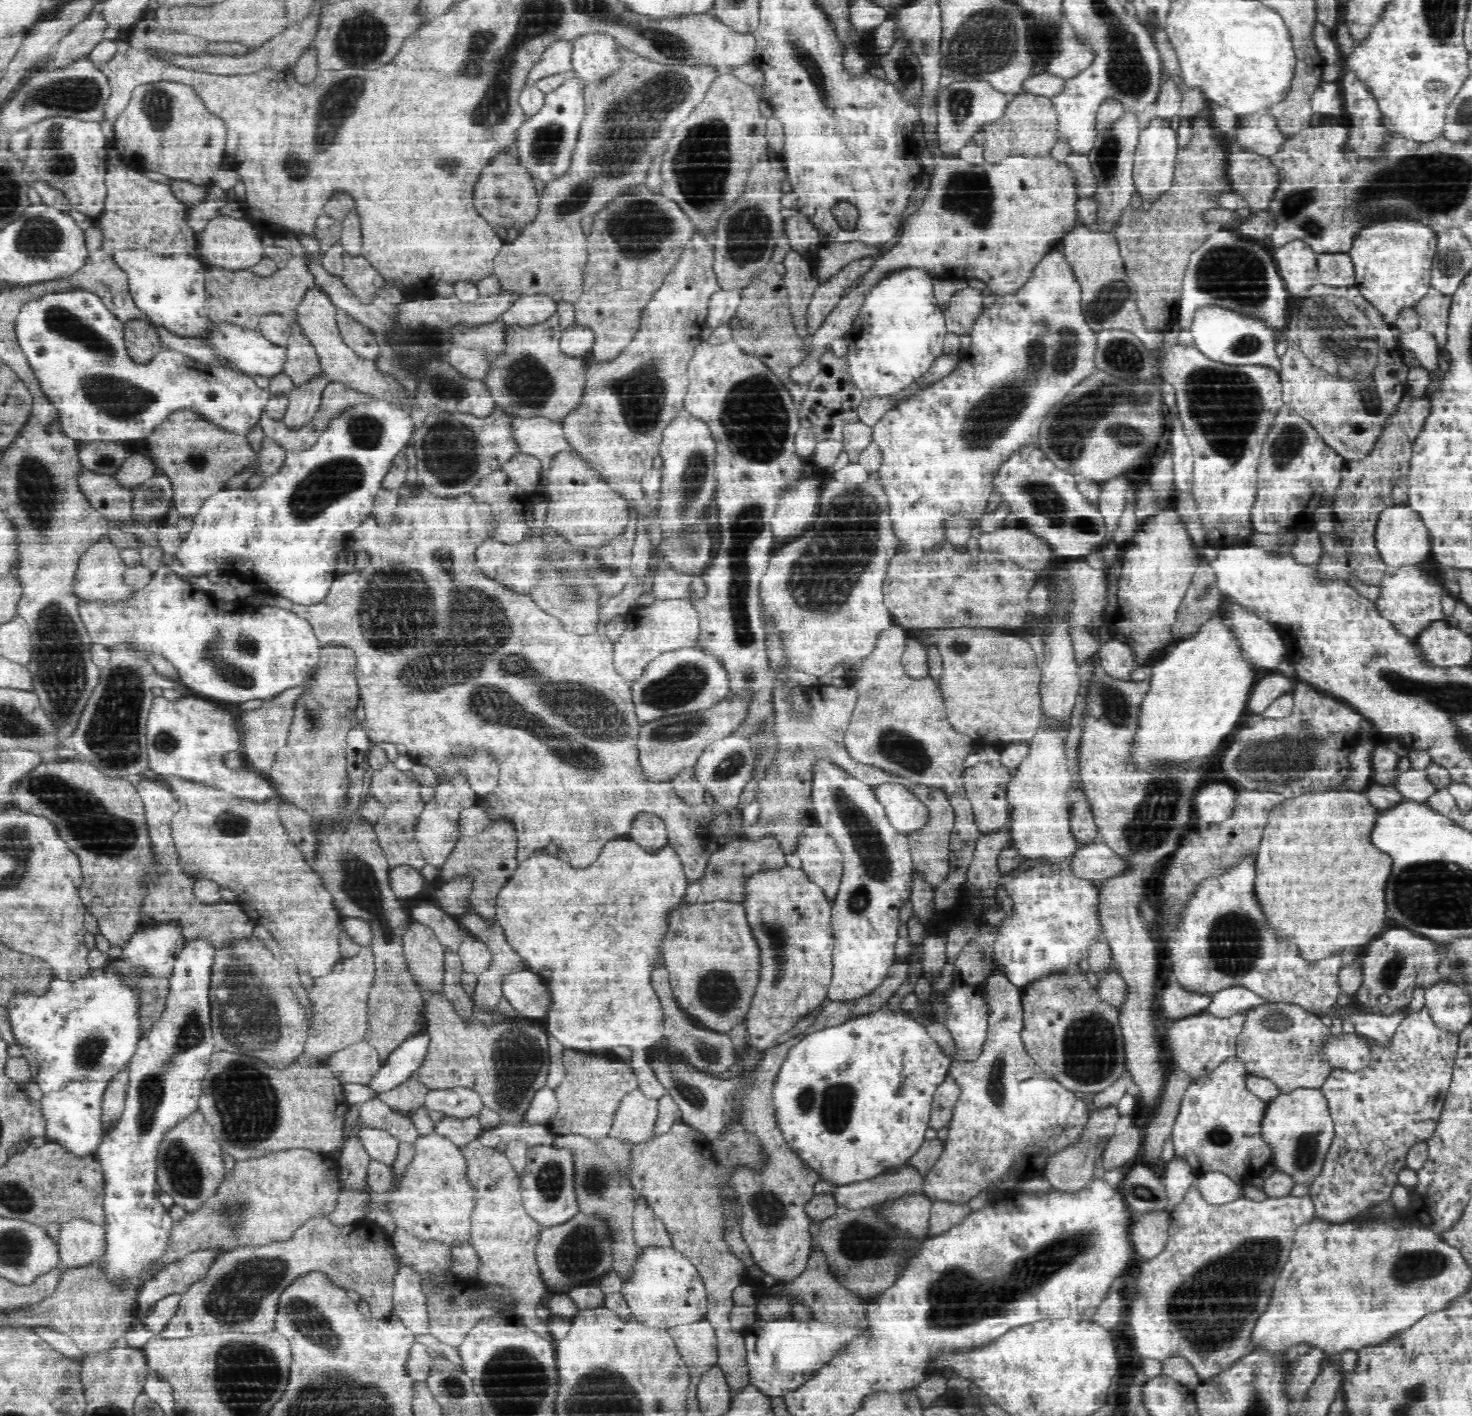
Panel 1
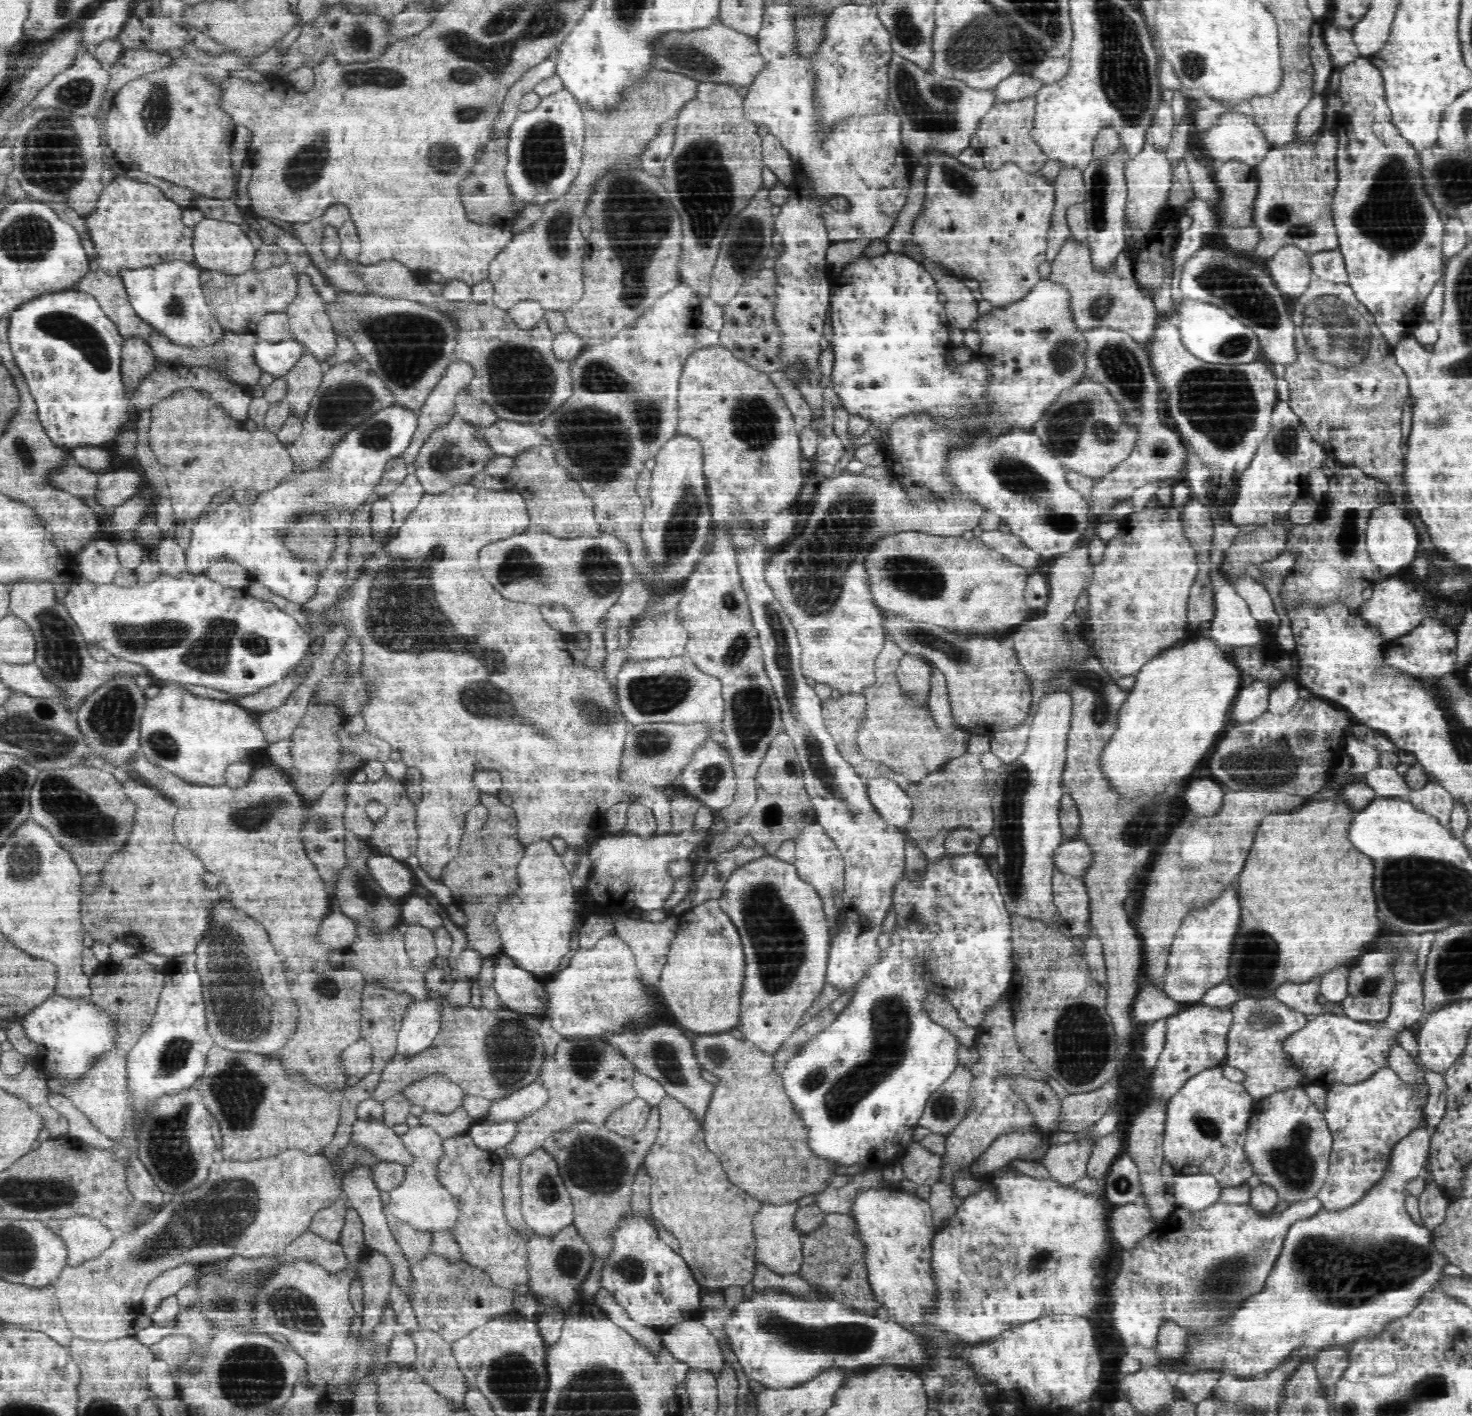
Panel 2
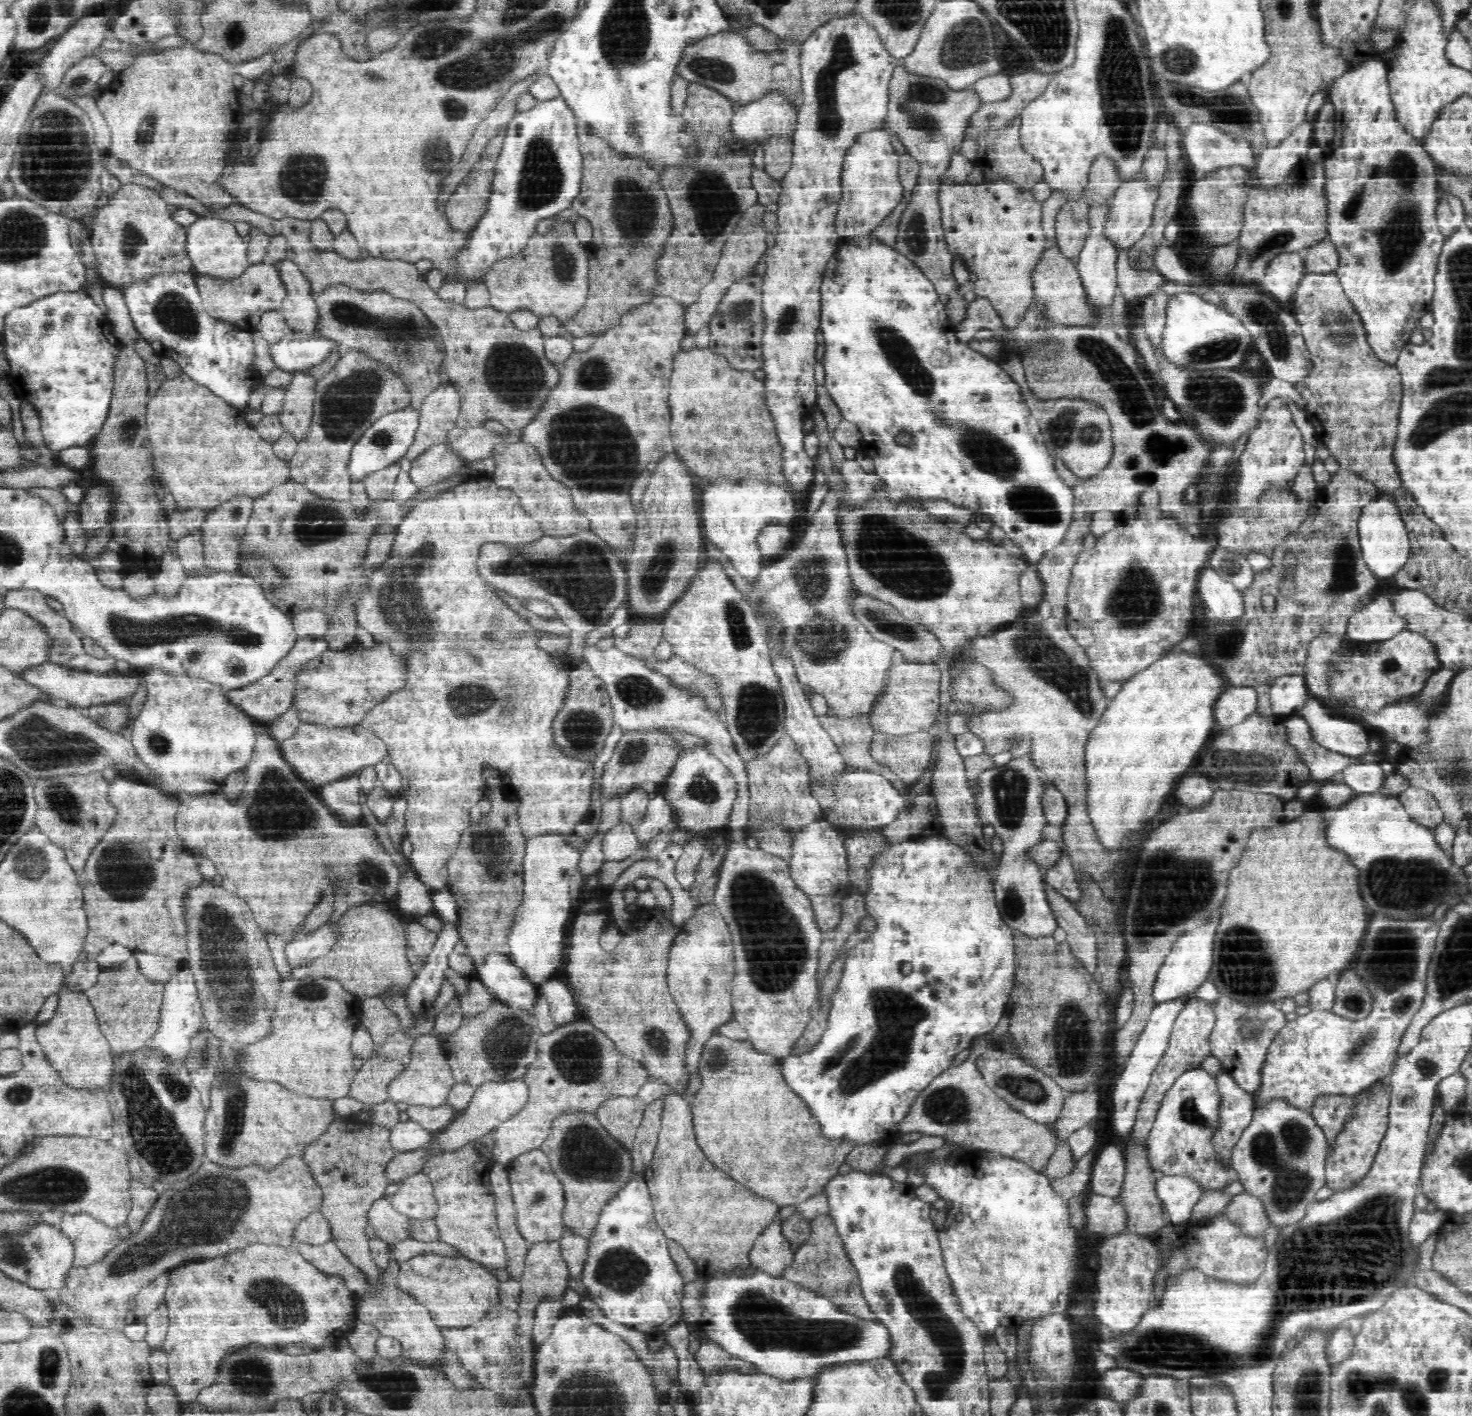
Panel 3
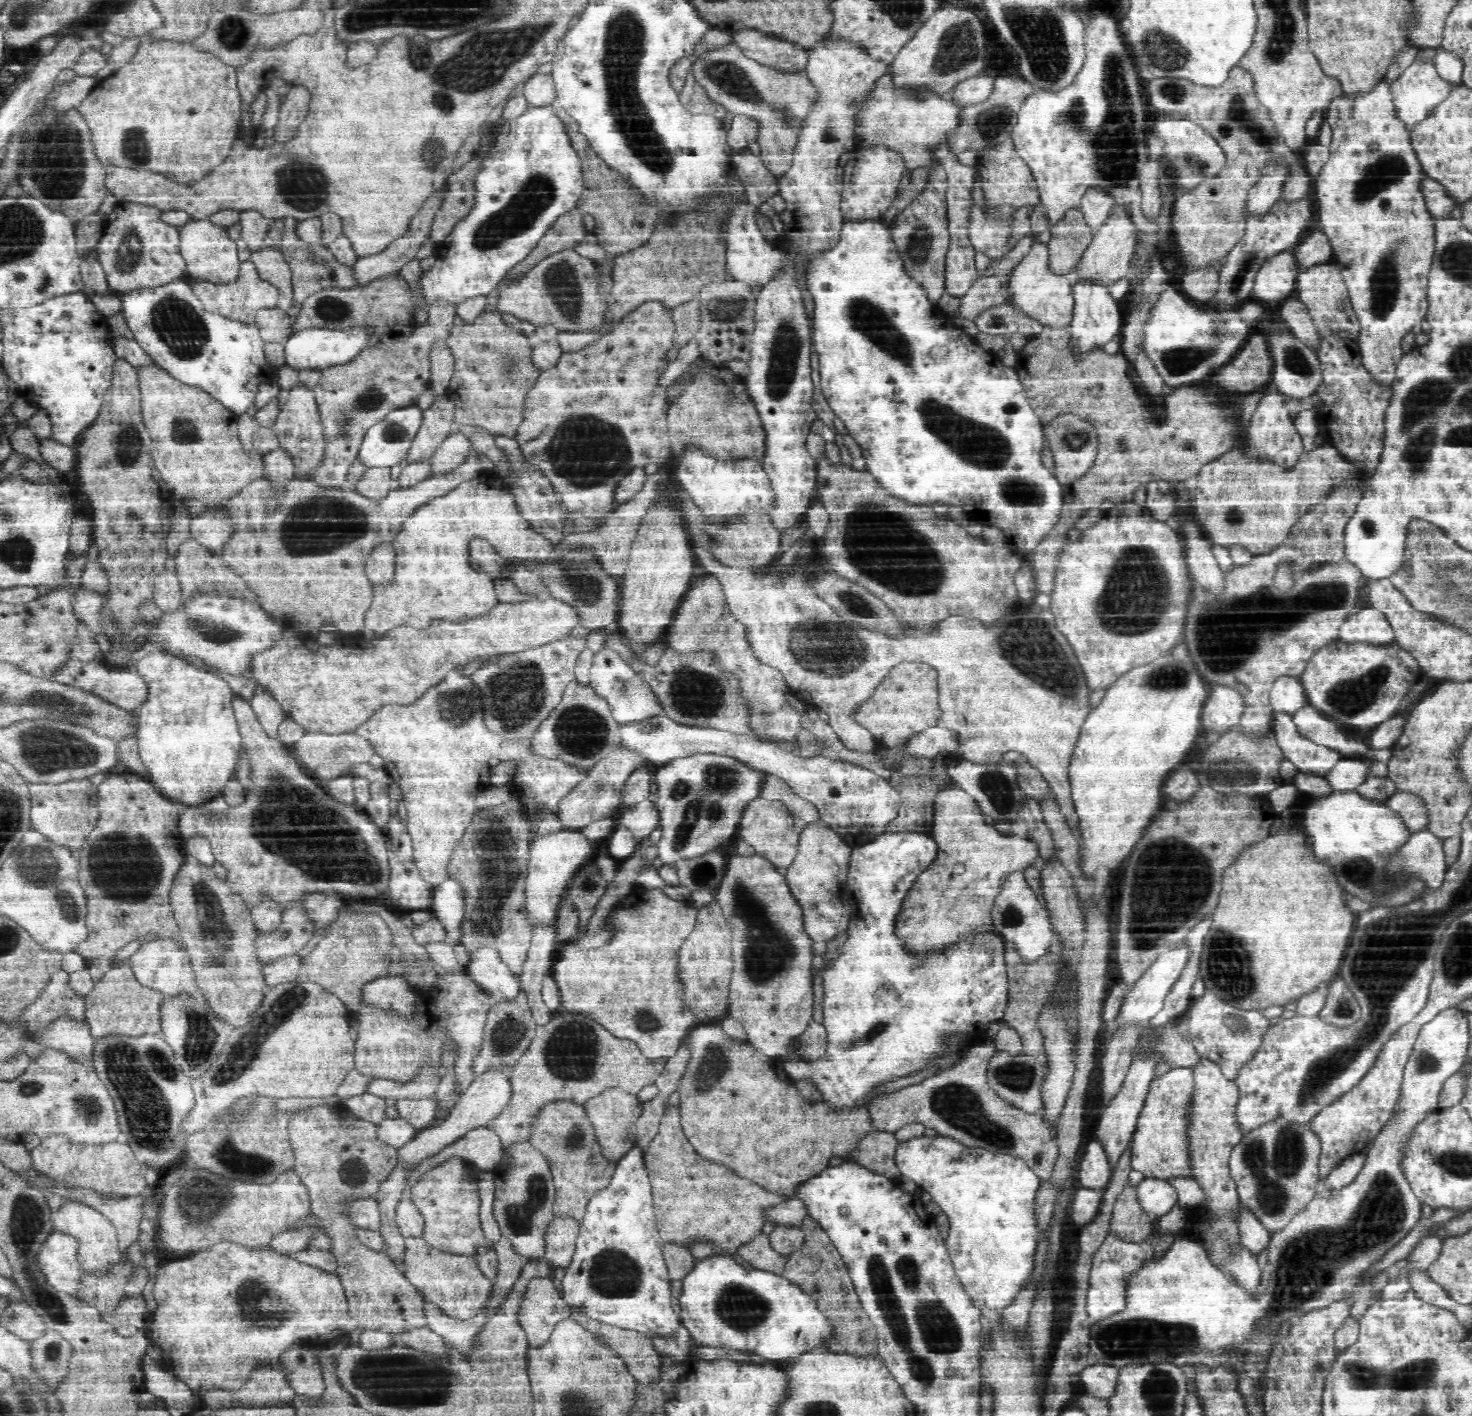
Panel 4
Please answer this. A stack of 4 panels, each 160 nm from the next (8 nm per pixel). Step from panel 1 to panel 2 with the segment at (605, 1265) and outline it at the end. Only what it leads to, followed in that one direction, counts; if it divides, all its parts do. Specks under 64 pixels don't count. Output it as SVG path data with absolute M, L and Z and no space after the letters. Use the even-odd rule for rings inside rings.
M568 1224L560 1232L553 1235L536 1235L532 1233L529 1244L529 1288L538 1299L539 1311L547 1312L552 1302L561 1302L564 1306L572 1306L579 1302L578 1291L594 1264L595 1252L590 1248L588 1240L576 1224Z

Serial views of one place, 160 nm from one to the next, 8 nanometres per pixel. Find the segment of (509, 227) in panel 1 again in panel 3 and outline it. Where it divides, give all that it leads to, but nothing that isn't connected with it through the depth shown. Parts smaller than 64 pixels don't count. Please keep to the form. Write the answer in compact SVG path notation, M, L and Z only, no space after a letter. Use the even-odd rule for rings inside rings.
M498 135L492 138L485 148L484 154L480 160L472 167L468 176L458 184L454 193L449 196L445 204L445 212L448 212L449 221L453 227L461 230L471 230L482 220L482 217L488 212L490 197L494 193L495 164L500 156L505 135Z

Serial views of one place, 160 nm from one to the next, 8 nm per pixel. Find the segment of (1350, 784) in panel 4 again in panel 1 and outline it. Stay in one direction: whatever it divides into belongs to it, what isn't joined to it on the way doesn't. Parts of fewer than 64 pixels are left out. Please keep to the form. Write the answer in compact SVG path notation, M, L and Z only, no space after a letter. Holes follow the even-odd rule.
M1409 769L1400 773L1395 787L1407 798L1408 801L1426 803L1427 800L1439 791L1432 784L1427 769Z

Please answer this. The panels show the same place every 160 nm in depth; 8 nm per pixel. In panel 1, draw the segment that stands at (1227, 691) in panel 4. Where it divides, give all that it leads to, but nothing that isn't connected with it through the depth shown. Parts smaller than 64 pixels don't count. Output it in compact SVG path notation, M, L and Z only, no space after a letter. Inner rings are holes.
M1274 672L1259 682L1254 687L1253 694L1249 700L1249 713L1261 713L1266 710L1273 700L1282 695L1291 695L1298 679L1294 679L1286 674Z

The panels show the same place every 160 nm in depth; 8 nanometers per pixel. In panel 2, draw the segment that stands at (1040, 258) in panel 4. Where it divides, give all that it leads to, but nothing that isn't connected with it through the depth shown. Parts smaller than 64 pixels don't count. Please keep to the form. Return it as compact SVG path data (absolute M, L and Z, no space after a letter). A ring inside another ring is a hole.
M1071 236L1051 262L1050 279L1061 281L1073 296L1073 313L1078 328L1090 331L1096 328L1112 328L1126 332L1140 346L1149 348L1162 319L1152 299L1144 299L1138 292L1136 281L1128 281L1116 273L1115 260L1106 267L1093 260L1093 247L1088 241L1076 240Z

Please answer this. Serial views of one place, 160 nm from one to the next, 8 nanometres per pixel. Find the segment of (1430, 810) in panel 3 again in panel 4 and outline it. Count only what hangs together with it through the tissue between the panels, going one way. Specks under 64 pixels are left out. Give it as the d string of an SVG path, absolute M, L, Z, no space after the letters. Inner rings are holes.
M1400 790L1386 800L1390 809L1400 812L1403 820L1414 833L1428 828L1430 808L1416 792Z

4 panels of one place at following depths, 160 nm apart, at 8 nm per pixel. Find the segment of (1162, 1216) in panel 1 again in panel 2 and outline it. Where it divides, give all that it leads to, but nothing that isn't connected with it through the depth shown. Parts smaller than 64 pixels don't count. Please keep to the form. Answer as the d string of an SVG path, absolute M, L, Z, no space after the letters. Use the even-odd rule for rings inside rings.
M1146 1202L1112 1206L1112 1229L1115 1243L1122 1250L1137 1249L1145 1238L1156 1231L1160 1220Z

